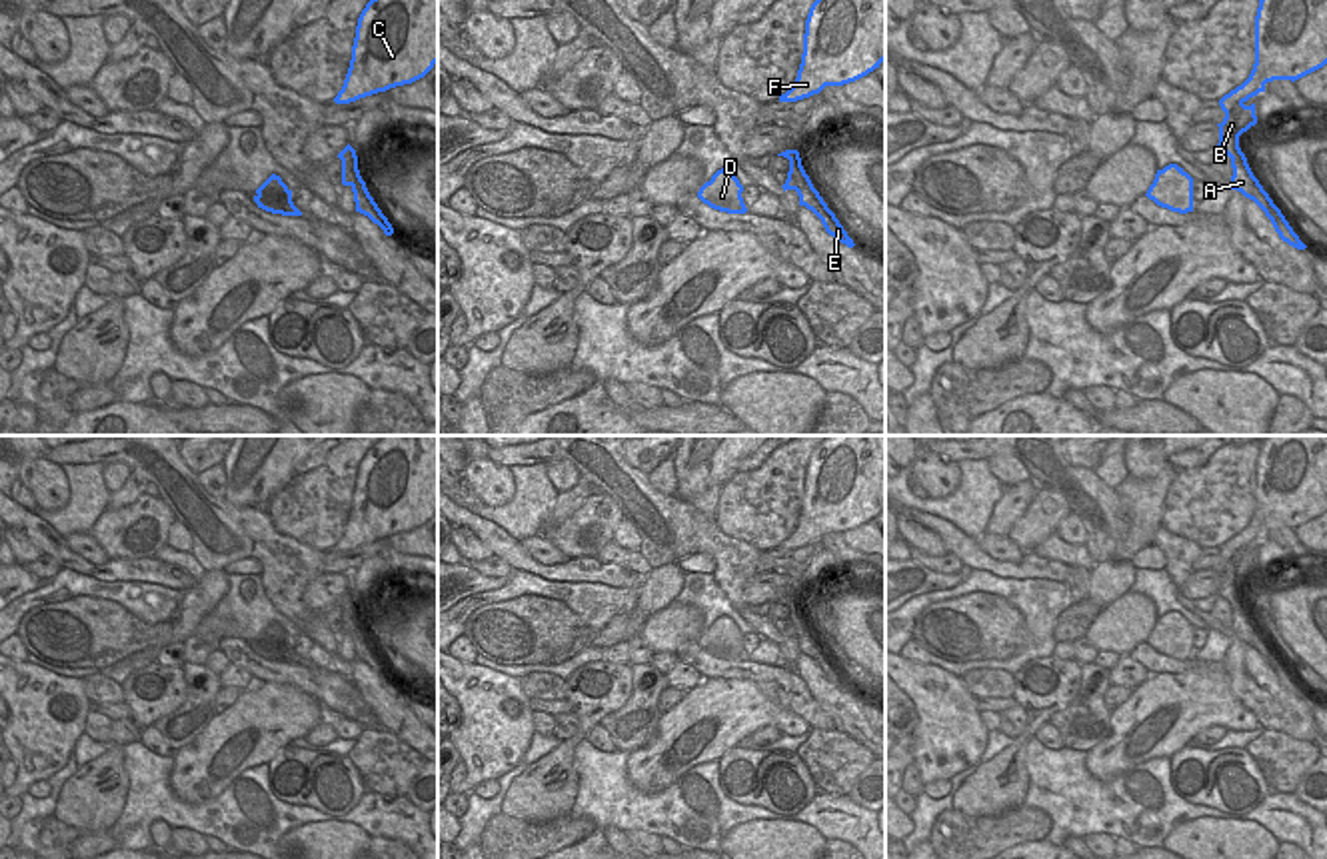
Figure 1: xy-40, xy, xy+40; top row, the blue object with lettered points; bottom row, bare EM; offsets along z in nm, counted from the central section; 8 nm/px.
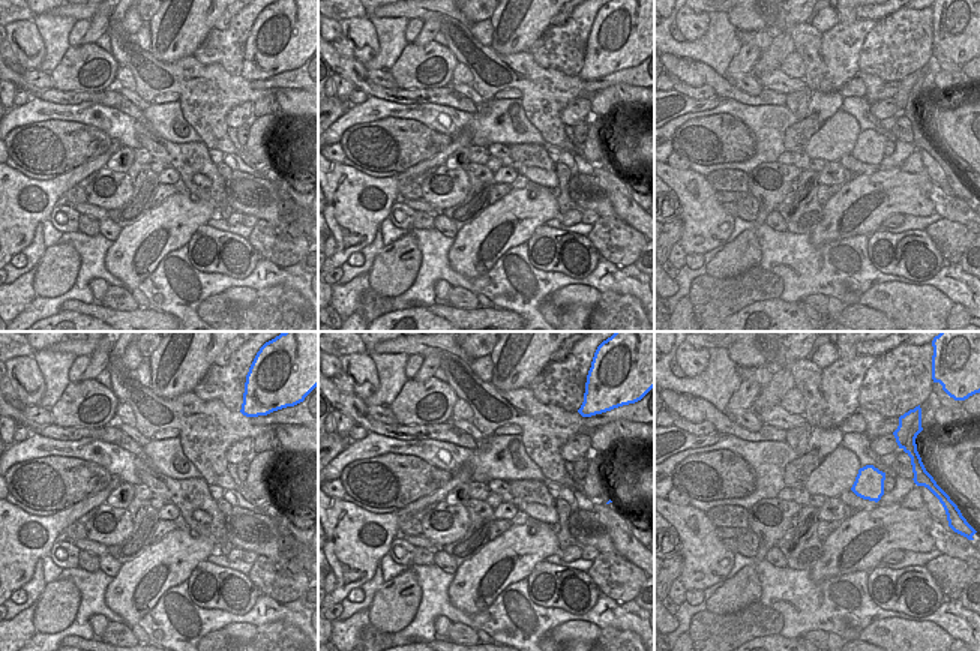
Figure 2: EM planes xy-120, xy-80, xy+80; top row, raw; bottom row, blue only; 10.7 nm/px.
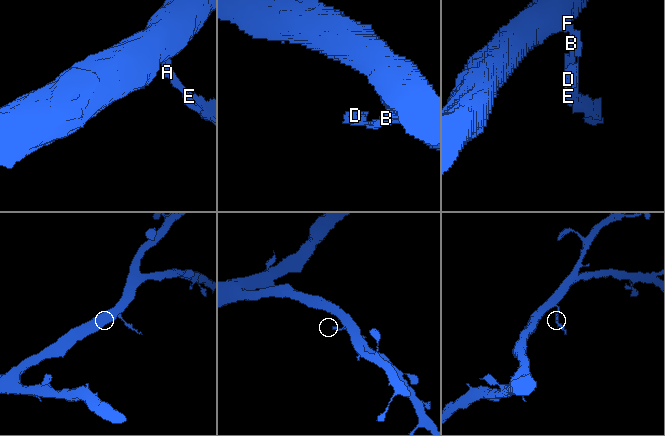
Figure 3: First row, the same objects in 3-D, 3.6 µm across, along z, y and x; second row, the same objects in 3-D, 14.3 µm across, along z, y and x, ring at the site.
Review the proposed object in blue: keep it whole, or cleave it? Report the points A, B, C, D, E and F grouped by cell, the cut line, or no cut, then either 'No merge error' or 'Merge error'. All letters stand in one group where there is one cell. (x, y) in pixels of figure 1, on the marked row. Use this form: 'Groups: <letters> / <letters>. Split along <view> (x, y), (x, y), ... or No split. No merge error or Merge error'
Groups: A E / B C D F. Split along xy+40 (1240, 148), (1230, 156). Merge error.

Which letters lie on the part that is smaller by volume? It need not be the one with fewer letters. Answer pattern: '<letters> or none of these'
A, E.

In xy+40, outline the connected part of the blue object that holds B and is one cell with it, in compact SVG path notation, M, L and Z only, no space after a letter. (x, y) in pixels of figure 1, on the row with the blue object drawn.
M1259 0L1255 64L1249 78L1219 100L1225 118L1219 144L1235 156L1239 136L1257 124L1255 104L1245 102L1273 80L1299 80L1327 64L1327 0Z

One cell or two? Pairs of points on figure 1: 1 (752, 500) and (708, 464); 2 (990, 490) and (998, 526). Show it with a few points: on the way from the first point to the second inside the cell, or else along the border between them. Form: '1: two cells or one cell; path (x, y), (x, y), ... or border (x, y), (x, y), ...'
1: two cells; border (738, 472), (722, 484)
2: two cells; border (1004, 488), (984, 532)

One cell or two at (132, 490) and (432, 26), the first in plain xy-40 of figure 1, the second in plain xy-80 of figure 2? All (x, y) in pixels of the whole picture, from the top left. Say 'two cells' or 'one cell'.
one cell

